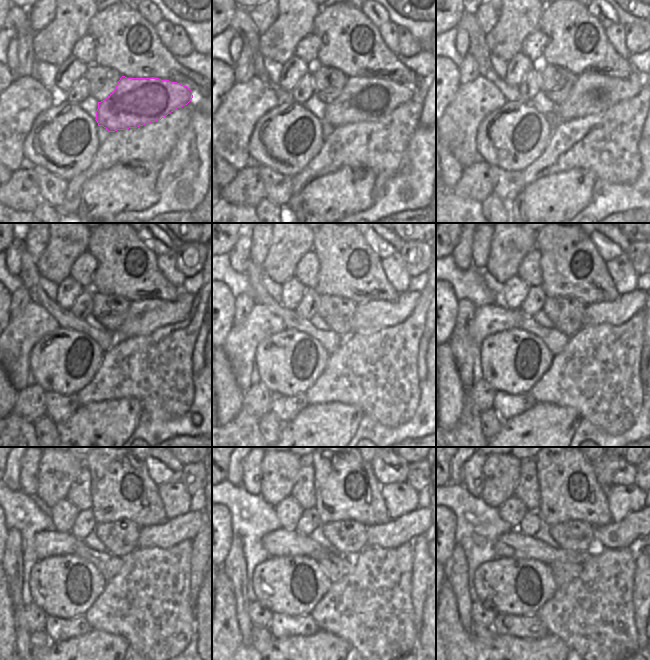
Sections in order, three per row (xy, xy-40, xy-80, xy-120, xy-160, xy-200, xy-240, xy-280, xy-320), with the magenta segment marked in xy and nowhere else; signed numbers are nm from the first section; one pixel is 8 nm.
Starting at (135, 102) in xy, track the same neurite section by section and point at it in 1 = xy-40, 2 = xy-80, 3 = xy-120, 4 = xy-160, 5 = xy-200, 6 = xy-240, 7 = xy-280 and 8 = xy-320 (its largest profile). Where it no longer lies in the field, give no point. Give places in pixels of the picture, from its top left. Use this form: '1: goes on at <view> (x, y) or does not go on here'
1: goes on at xy-40 (362, 99)
2: goes on at xy-80 (591, 93)
3: goes on at xy-120 (144, 317)
4: goes on at xy-160 (369, 317)
5: goes on at xy-200 (620, 310)
6: goes on at xy-240 (172, 532)
7: goes on at xy-280 (408, 527)
8: goes on at xy-320 (632, 531)

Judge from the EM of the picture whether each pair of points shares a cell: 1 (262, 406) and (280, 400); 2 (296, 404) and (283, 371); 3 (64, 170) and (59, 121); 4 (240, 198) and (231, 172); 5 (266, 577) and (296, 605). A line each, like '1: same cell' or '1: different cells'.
1: different cells
2: different cells
3: same cell
4: different cells
5: same cell

